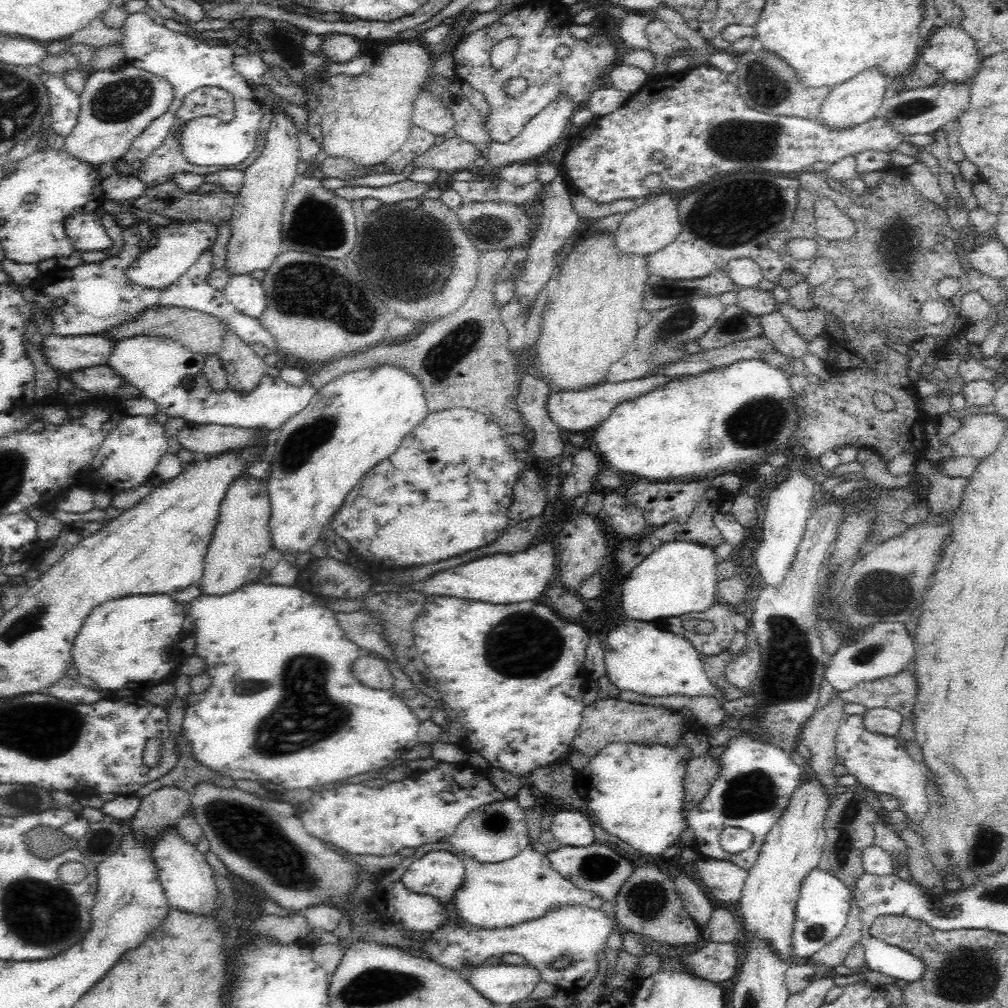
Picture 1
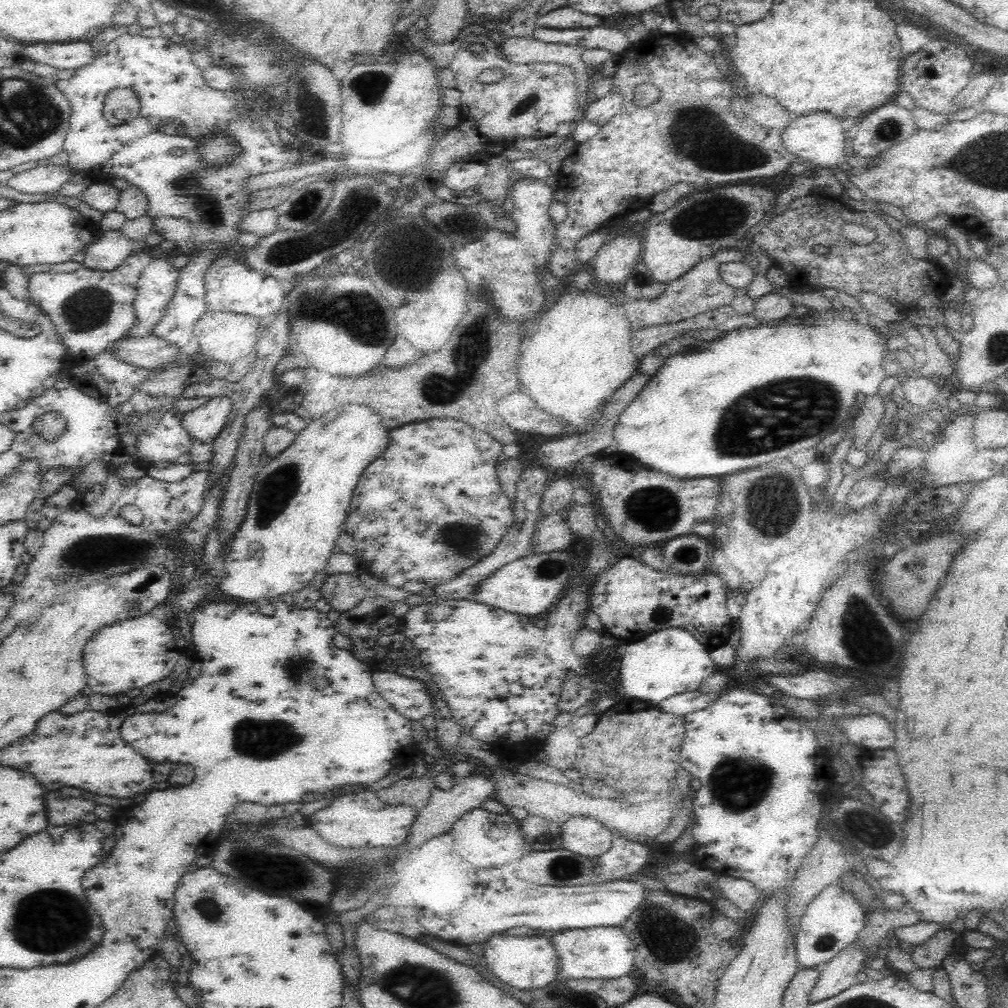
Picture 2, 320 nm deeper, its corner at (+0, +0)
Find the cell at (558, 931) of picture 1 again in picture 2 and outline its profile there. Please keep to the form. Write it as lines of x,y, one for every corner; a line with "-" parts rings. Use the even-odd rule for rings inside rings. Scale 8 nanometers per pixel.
620,927
563,930
550,933
549,936
560,957
557,980
582,978
595,981
636,973
634,945

